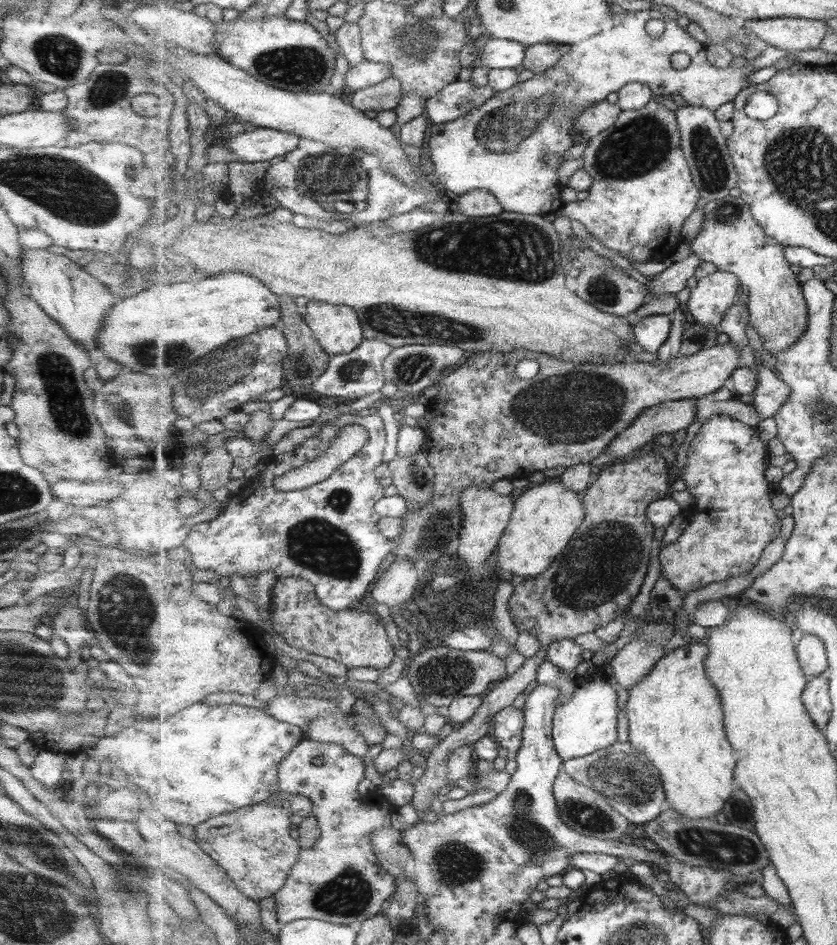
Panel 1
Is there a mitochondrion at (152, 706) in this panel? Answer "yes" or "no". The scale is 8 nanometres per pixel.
no

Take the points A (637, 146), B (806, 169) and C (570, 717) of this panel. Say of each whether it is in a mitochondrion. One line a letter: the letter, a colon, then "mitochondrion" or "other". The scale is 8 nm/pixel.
A: mitochondrion
B: mitochondrion
C: other

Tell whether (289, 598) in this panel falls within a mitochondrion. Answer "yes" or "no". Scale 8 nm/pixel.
no

